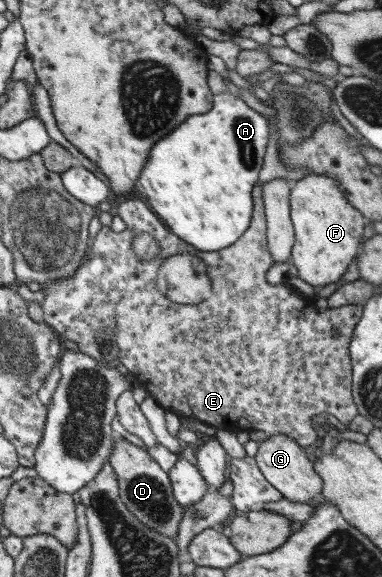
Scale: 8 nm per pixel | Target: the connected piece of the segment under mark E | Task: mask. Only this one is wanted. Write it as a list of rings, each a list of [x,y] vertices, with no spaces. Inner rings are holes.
[[[253,186],[252,194],[250,226],[234,244],[214,252],[204,252],[189,245],[174,234],[149,205],[134,200],[132,226],[128,224],[119,233],[103,226],[92,240],[92,254],[73,275],[41,284],[43,320],[60,337],[76,342],[79,348],[88,348],[100,332],[108,334],[114,330],[112,336],[118,334],[118,365],[125,366],[136,382],[166,411],[234,433],[258,429],[268,436],[283,433],[306,447],[312,445],[317,436],[312,428],[314,416],[332,415],[348,426],[359,414],[352,394],[353,371],[349,346],[363,307],[360,304],[327,307],[320,313],[314,304],[315,297],[298,294],[288,283],[272,285],[266,281],[266,272],[275,260],[268,250],[267,218],[261,186]],[[141,232],[147,232],[157,240],[157,257],[145,261],[137,257],[133,238]],[[182,253],[193,253],[208,265],[213,293],[197,305],[172,302],[155,281],[160,263],[168,256]],[[332,328],[339,330],[339,337],[332,336]]]

